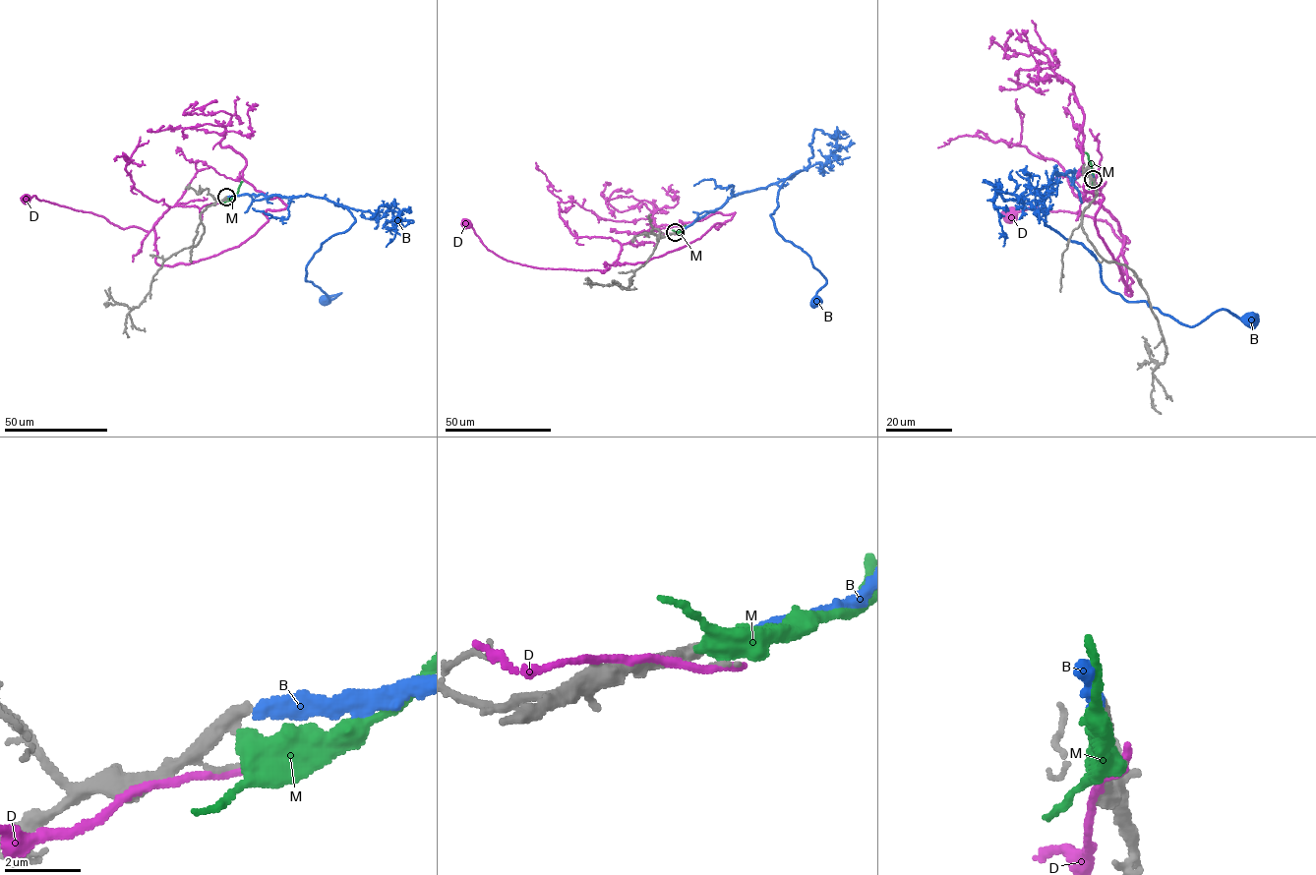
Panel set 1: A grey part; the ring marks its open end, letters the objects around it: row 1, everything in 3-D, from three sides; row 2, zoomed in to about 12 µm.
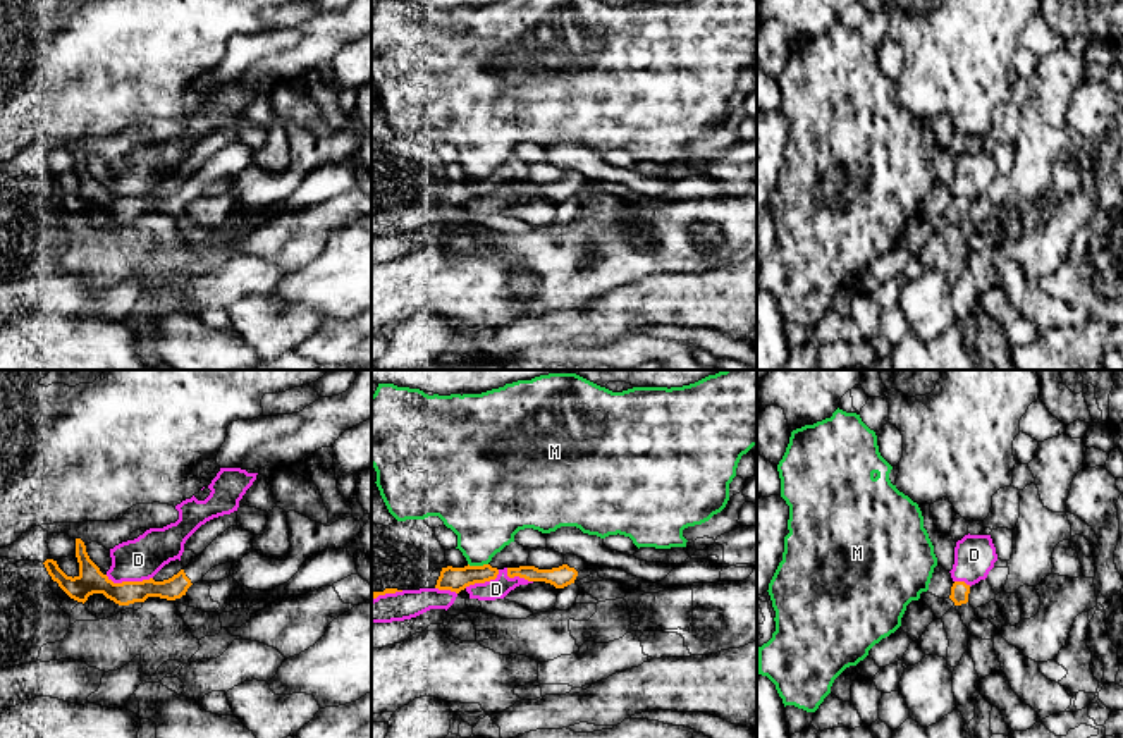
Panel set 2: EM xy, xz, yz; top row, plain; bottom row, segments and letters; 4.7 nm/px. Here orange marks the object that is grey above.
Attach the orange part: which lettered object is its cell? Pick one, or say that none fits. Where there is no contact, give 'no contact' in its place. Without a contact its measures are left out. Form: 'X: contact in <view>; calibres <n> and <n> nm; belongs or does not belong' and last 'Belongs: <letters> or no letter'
B: no contact; belongs
D: contact in xy; calibres 120 and 200 nm; does not belong
M: contact in xz; calibres 110 and 340 nm; does not belong
Belongs: B

